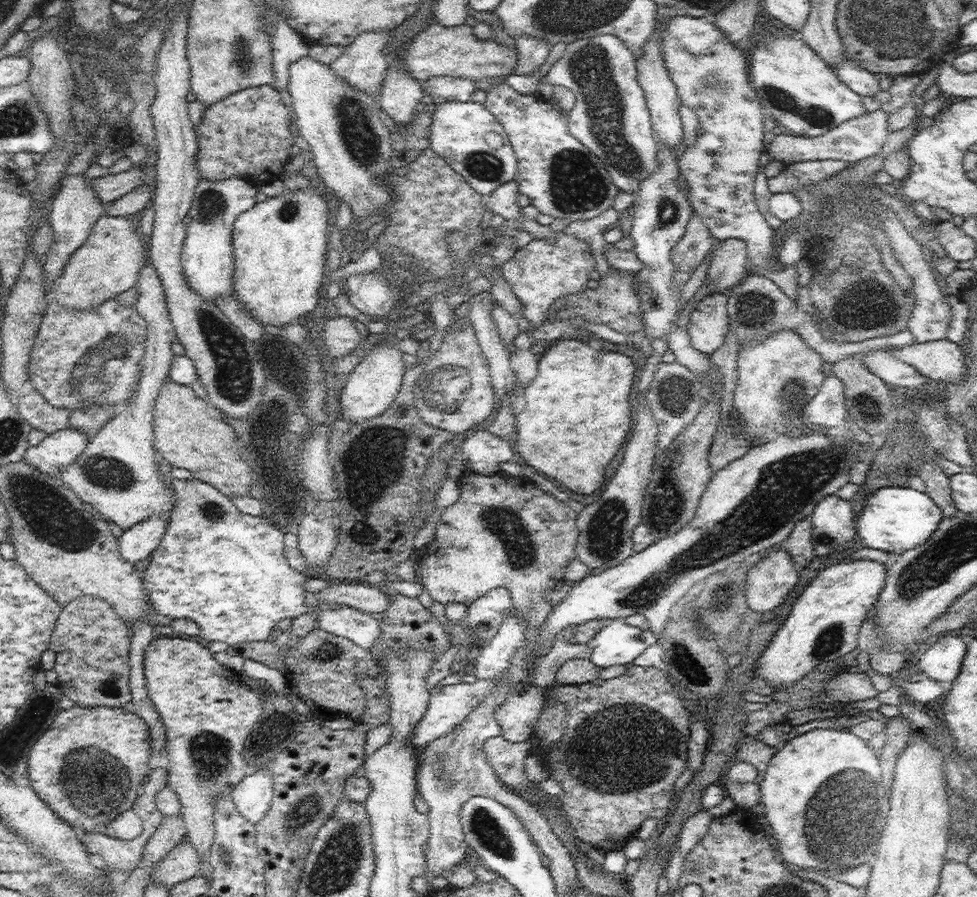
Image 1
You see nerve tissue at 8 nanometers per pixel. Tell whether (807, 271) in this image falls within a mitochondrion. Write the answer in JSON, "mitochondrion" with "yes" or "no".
{"mitochondrion":"no"}

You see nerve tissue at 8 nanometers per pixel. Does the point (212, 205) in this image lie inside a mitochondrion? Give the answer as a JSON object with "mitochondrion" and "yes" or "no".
{"mitochondrion":"yes"}

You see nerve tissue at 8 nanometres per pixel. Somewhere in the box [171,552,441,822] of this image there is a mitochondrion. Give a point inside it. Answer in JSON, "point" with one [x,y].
{"point":[210,753]}

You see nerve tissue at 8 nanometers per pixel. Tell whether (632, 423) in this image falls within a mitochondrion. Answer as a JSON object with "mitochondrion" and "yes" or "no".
{"mitochondrion":"no"}

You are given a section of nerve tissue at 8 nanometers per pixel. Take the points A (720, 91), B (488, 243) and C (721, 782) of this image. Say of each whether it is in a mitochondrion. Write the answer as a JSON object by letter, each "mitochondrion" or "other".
{"A":"mitochondrion","B":"other","C":"other"}

